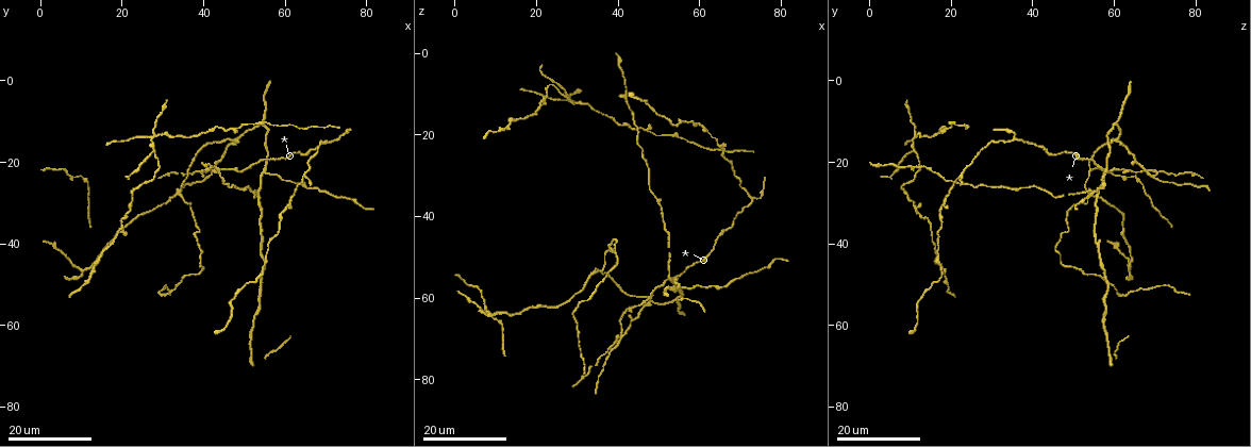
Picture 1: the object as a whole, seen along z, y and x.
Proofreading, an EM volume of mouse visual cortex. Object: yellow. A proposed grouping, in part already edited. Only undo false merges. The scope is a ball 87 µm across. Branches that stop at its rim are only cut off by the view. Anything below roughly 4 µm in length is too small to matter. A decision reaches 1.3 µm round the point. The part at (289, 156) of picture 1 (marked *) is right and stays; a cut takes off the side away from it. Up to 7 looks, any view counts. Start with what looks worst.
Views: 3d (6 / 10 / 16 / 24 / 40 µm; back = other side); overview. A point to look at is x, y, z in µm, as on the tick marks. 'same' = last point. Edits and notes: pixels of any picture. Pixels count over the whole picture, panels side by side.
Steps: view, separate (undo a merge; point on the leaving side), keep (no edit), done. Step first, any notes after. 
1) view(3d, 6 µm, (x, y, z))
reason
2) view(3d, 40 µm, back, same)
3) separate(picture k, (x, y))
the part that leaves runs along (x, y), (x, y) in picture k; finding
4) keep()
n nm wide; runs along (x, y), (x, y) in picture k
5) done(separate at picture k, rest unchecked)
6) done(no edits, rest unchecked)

view(3d, 16 µm, (28.0, 13.0, 11.0))
four or more arms meet

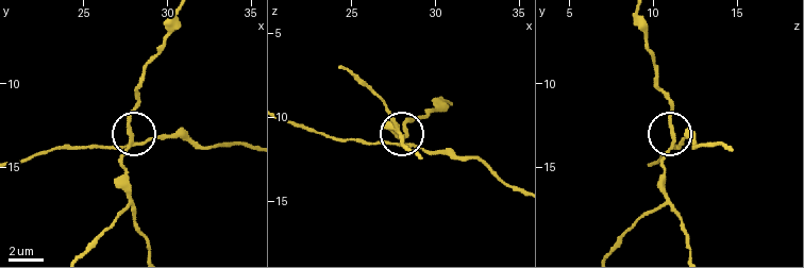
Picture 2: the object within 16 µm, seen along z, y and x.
view(3d, 6 µm, (27.8, 13.5, 11.2))

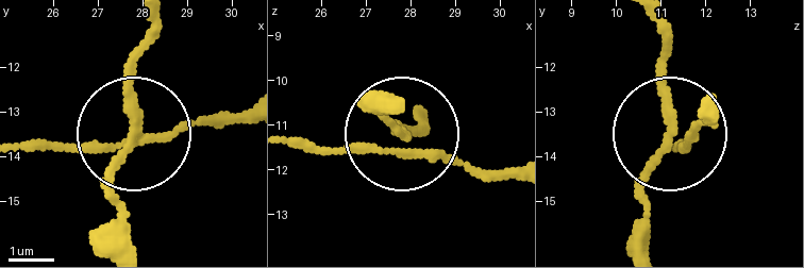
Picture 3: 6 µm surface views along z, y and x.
view(3d, 6 µm, back, (27.80, 13.50, 11.20))

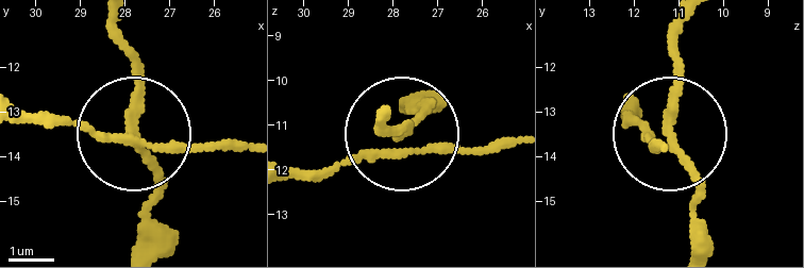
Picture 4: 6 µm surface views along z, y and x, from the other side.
keep()
side arm 10 µm; 4 arms; all the same neuron

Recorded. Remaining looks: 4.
view(3d, 24 µm, (72.5, 14.5, 35.5))
three arms meet

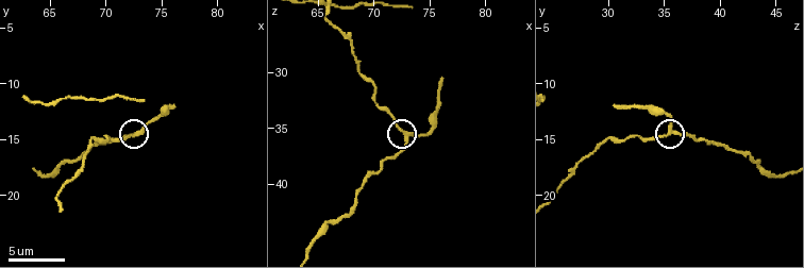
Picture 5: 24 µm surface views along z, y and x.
view(3d, 6 µm, (72.6, 14.6, 35.4))
closer look

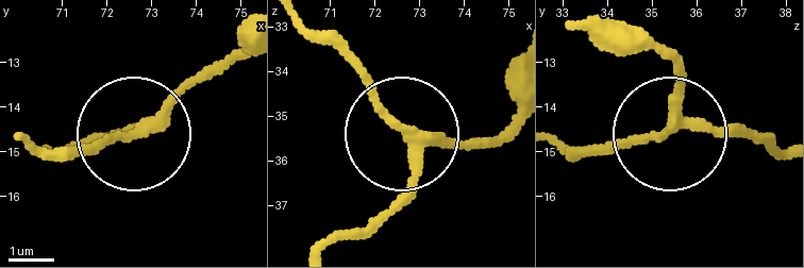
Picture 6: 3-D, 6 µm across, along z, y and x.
keep()
side arm 8 µm; runs along (332, 245), (400, 187), (412, 130), (476, 141) in picture 6; all the same neuron

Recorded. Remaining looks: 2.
view(3d, 24 µm, (39.5, 22.5, 70.5))
arms part here

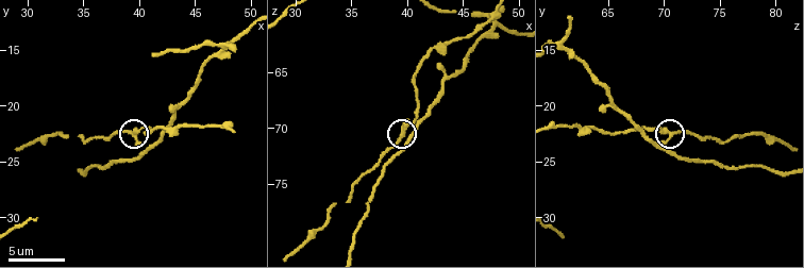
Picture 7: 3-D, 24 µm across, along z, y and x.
view(3d, 6 µm, (39.4, 22.8, 70.6))

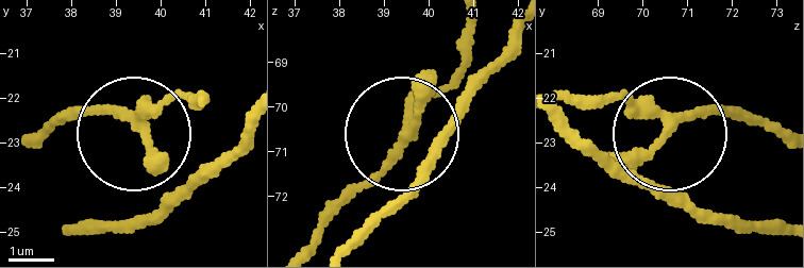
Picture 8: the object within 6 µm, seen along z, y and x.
keep()
210 nm wide; runs along (466, 21), (454, 79), (320, 223) in picture 8; one neuron here

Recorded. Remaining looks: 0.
done(no edits, rest unchecked)

